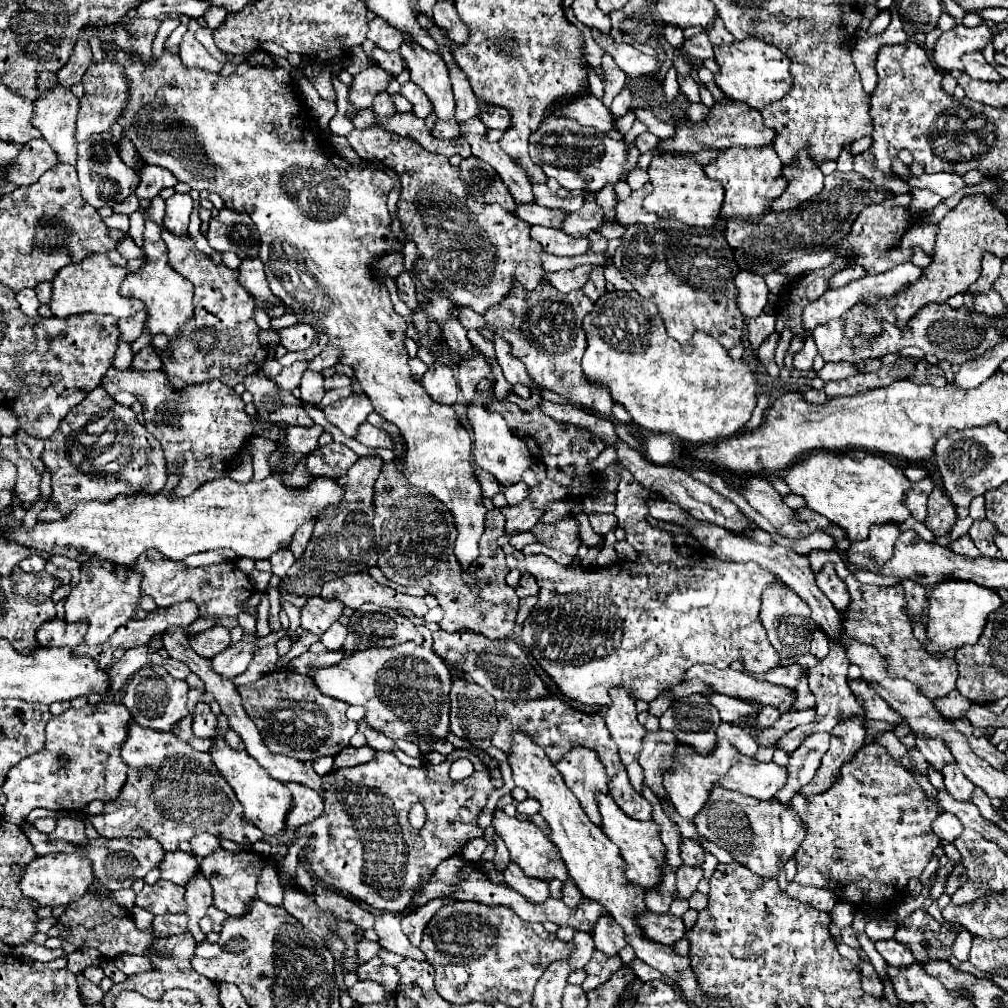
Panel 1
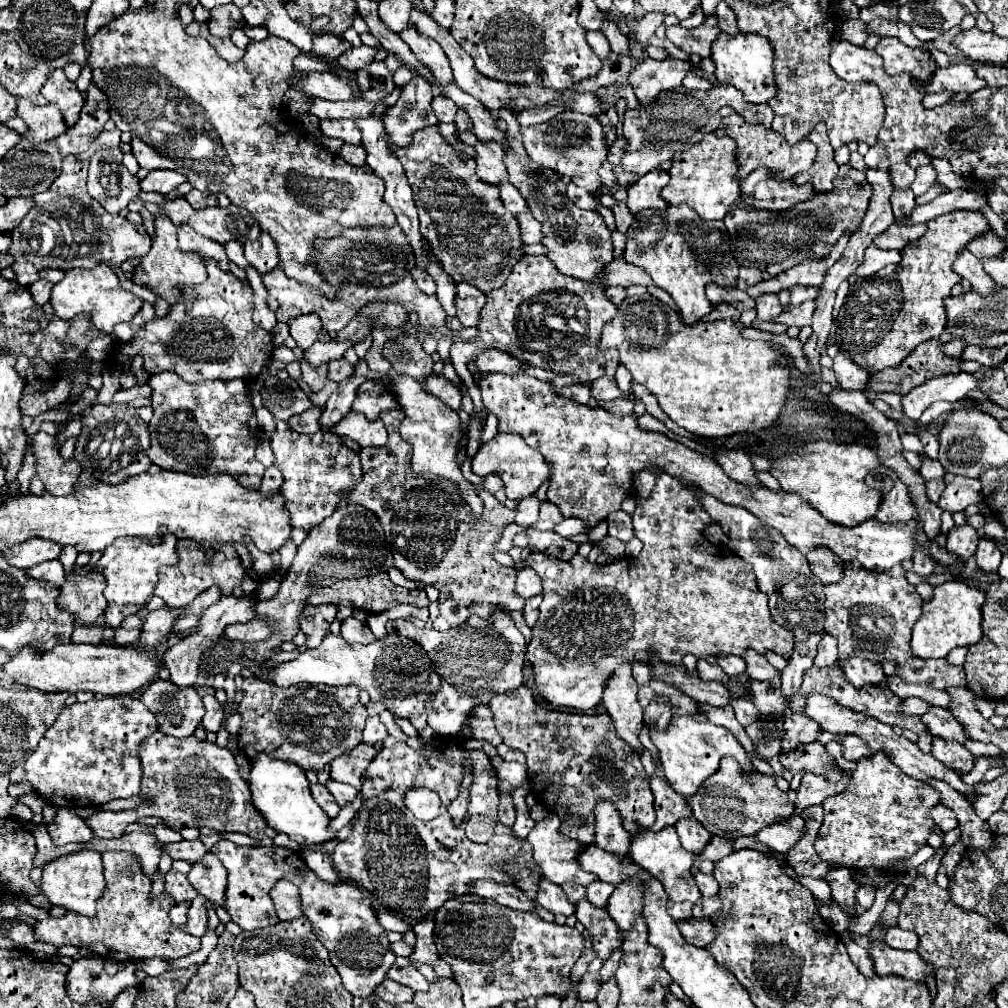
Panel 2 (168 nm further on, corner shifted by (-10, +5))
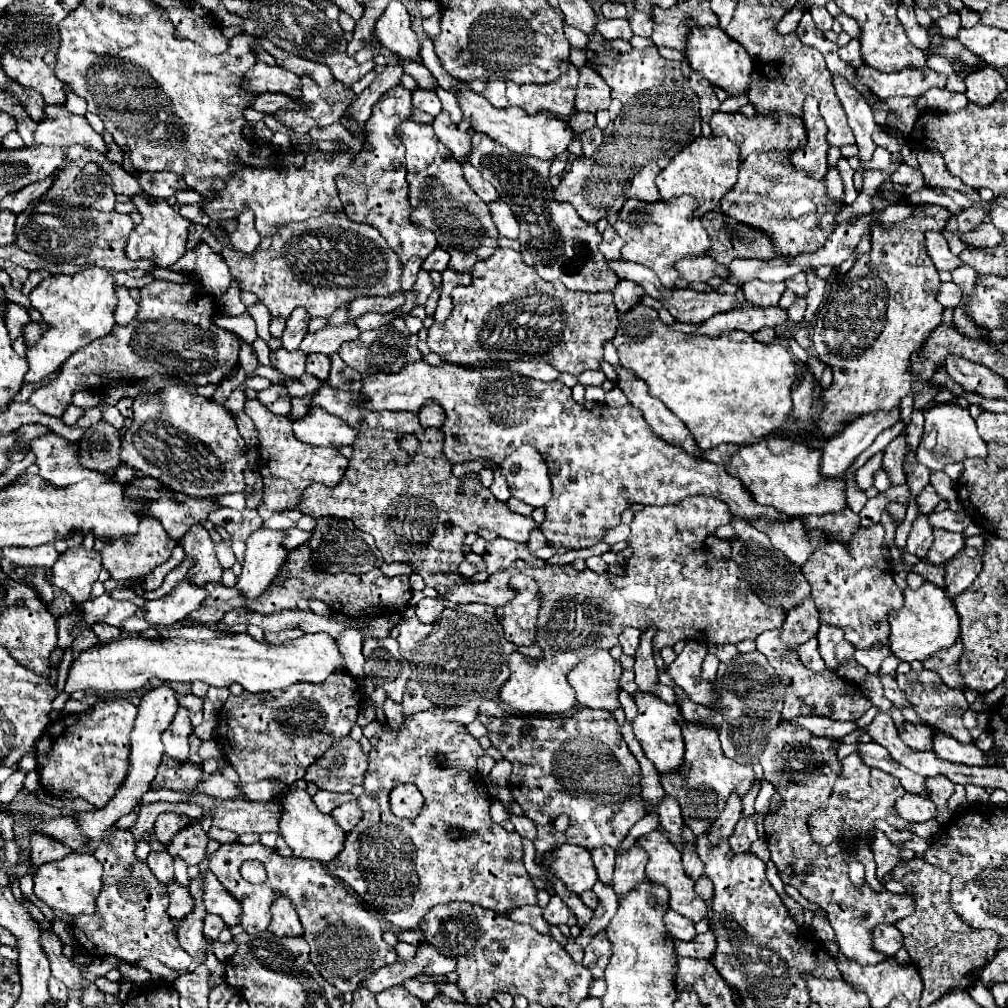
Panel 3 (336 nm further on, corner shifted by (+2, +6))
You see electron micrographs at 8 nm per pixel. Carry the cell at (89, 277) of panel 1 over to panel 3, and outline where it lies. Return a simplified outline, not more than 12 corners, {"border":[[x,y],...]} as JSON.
{"border":[[50,275],[28,299],[48,329],[26,383],[44,381],[116,323],[114,277]]}

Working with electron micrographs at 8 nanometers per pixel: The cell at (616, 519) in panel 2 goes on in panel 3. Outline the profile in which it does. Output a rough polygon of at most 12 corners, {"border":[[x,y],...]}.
{"border":[[618,525],[606,537],[606,543],[616,545],[626,541],[630,535],[628,525]]}

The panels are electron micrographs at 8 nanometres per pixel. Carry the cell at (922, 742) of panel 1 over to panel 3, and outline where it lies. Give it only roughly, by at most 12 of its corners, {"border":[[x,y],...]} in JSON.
{"border":[[782,627],[756,637],[786,687],[782,719],[856,721],[870,709],[858,685],[812,673]]}

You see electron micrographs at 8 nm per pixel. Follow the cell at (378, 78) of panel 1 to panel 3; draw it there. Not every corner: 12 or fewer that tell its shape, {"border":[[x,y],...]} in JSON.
{"border":[[258,61],[246,71],[246,91],[290,95],[300,77]]}

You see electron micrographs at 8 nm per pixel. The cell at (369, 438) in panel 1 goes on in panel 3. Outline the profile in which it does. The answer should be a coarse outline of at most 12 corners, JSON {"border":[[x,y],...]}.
{"border":[[322,407],[294,421],[308,445],[340,447],[356,429]]}

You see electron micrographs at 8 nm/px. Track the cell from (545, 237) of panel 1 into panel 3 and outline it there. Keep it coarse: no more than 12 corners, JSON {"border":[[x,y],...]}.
{"border":[[502,199],[488,207],[498,233],[516,239],[518,225]]}

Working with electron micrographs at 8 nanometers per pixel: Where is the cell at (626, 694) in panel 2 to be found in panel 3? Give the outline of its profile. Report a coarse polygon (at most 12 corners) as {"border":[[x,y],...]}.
{"border":[[608,651],[584,657],[568,683],[580,705],[614,713],[622,667]]}

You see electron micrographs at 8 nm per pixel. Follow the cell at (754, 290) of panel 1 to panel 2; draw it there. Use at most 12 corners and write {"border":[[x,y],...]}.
{"border":[[742,268],[738,288],[746,290],[762,282],[758,268]]}

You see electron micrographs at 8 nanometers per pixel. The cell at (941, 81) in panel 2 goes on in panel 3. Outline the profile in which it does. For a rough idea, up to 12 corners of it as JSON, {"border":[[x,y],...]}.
{"border":[[868,65],[856,77],[878,99],[918,97],[944,89],[946,77],[932,69],[880,73]]}

